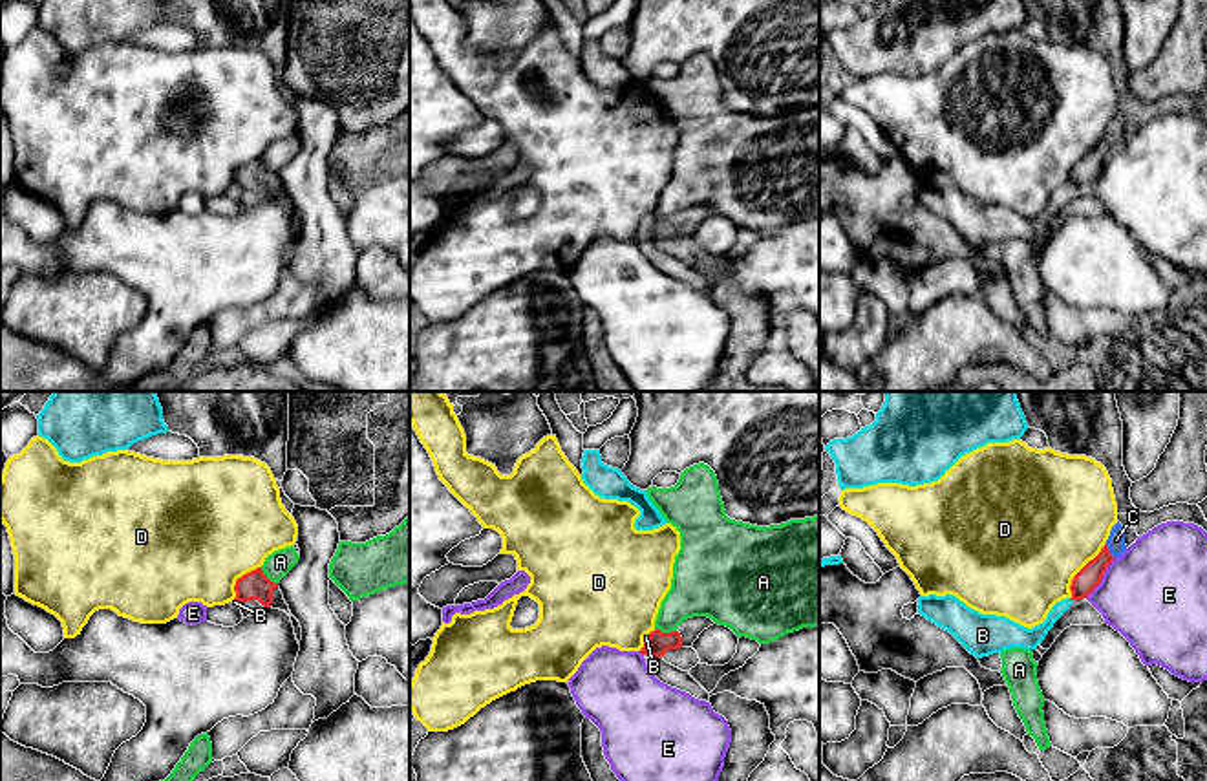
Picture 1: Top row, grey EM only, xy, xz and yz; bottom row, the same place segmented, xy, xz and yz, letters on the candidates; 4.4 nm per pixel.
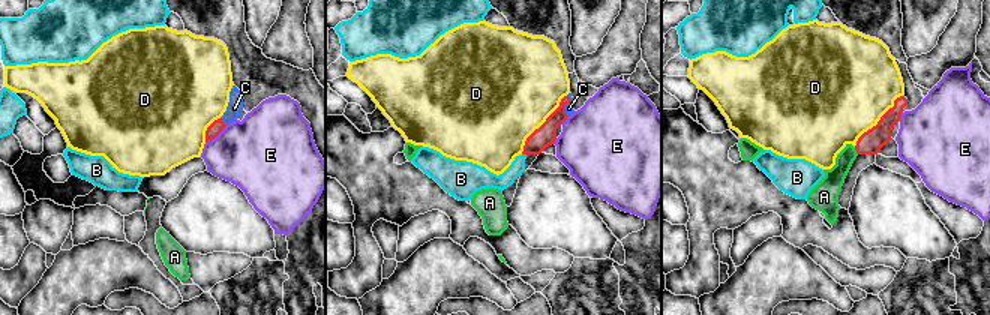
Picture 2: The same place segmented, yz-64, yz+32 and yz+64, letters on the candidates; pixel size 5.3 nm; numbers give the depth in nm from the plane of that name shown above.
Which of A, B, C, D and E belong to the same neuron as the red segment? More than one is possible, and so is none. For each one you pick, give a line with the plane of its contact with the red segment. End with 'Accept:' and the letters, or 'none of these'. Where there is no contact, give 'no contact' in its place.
C: meets red in yz
Accept: C

